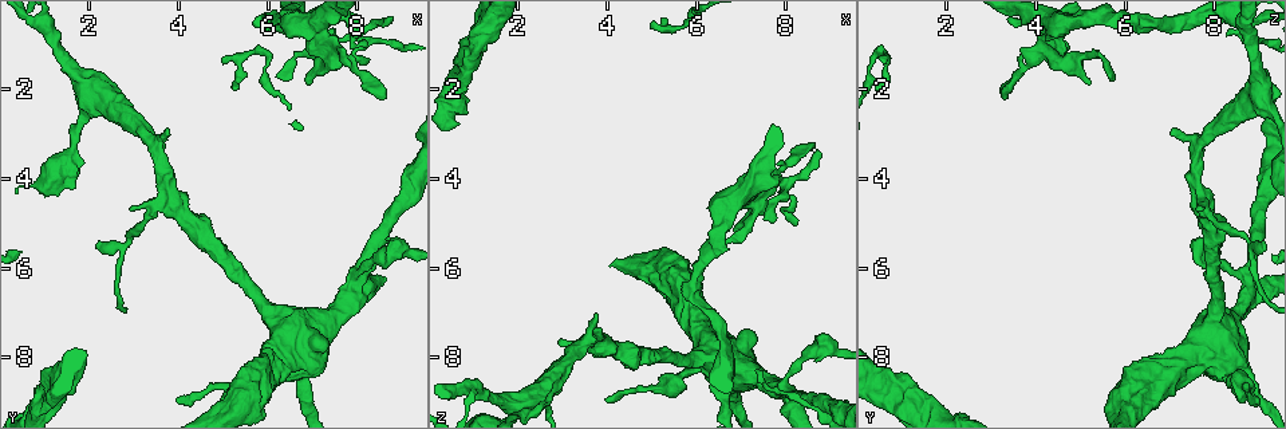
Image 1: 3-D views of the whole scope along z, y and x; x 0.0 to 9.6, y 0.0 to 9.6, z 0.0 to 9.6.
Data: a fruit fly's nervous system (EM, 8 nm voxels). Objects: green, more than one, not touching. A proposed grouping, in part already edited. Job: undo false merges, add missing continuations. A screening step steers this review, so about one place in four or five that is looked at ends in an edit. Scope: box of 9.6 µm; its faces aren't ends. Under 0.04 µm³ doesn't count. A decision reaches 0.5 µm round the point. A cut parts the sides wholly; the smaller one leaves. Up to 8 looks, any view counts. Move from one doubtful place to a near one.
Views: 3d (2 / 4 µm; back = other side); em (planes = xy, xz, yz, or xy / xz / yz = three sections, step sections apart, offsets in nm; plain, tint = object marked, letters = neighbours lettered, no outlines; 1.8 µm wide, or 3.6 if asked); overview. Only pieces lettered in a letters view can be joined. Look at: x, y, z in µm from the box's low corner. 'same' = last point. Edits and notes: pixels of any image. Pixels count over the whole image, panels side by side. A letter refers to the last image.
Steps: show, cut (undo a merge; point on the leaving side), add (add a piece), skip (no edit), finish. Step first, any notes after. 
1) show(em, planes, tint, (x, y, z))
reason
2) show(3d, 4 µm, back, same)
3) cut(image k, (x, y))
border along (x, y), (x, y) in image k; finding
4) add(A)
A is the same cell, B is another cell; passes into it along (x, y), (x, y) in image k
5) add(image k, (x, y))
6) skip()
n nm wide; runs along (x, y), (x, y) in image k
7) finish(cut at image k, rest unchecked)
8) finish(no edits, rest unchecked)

show(em, 3.6 µm, yz, step 8, tint, (0.90, 9.15, 1.20))
a fork

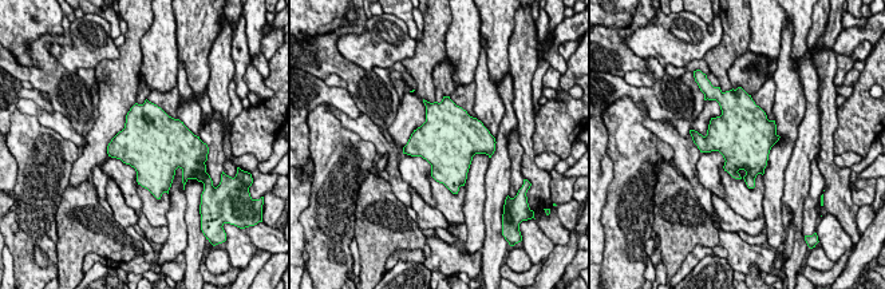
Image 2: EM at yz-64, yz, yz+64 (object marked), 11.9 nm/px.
show(em, 3.6 µm, planes, letters, same)
cut it another way

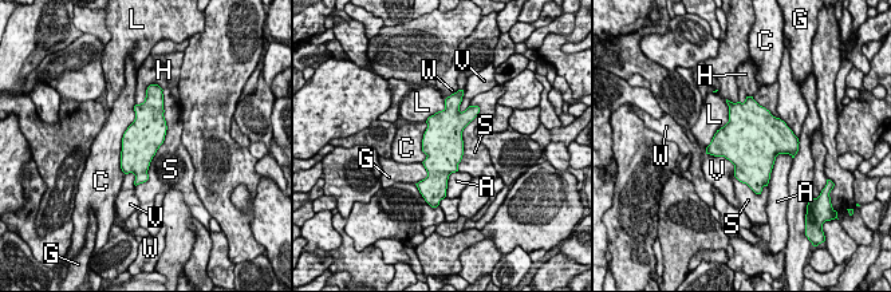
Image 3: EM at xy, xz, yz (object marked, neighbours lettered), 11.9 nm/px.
skip()
A, C, G, H, L, S, V and W are other cells; border along (164, 101), (165, 139), (135, 186) in image 3; continuous, no second neuron

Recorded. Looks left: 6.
show(3d, 4 µm, (8.00, 0.65, 4.10))
abrupt turn

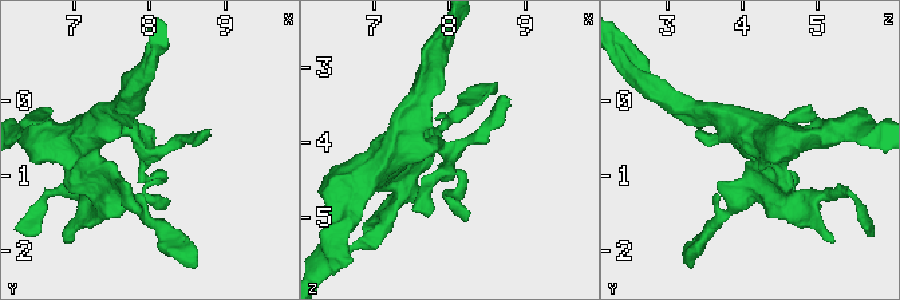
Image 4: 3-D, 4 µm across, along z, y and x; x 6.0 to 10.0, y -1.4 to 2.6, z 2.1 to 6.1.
show(em, planes, letters, (8.00, 0.70, 4.05))

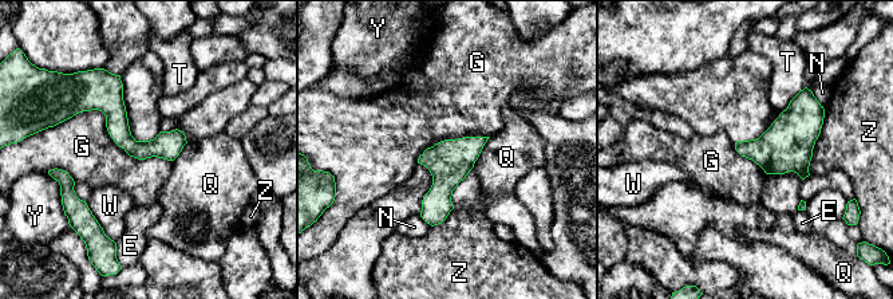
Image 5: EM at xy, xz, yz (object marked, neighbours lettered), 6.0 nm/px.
skip()
G touches over 700 nm; E, G, N, Q, T, W, Y and Z are other cells; runs along (106, 82), (119, 132), (170, 157) in image 5; all the same neuron

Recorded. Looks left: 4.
show(3d, 4 µm, back, (8.55, 2.30, 3.35))
an open end

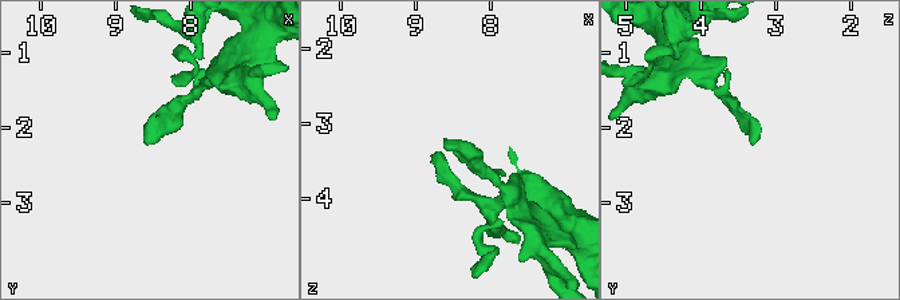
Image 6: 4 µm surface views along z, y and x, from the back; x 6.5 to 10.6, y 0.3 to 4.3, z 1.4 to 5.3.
show(em, planes, plain, (8.55, 2.25, 3.30))
shape alone is not enough

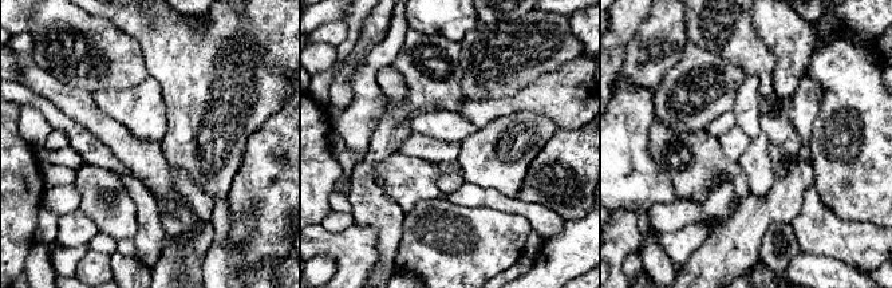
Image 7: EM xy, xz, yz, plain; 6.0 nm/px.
show(em, planes, letters, same)
what lies round it

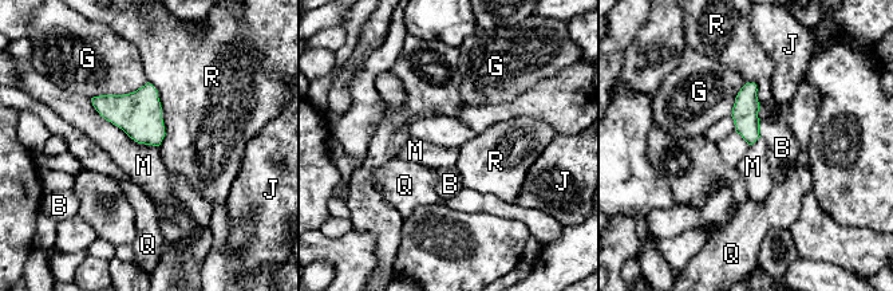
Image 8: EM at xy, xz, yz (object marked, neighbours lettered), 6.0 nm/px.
skip()
B, G, J, M, Q and R are other cells; no lettered piece goes on from it

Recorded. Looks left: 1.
finish(no edits, rest unchecked)

